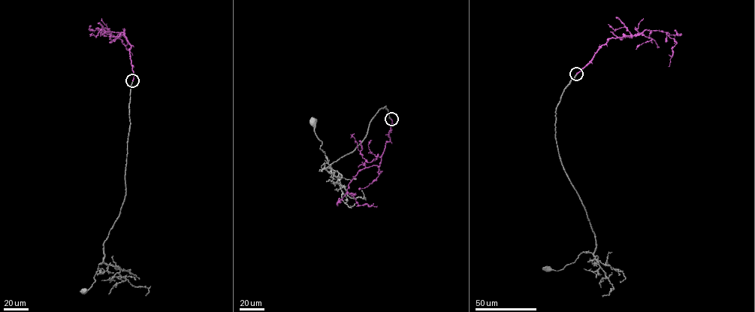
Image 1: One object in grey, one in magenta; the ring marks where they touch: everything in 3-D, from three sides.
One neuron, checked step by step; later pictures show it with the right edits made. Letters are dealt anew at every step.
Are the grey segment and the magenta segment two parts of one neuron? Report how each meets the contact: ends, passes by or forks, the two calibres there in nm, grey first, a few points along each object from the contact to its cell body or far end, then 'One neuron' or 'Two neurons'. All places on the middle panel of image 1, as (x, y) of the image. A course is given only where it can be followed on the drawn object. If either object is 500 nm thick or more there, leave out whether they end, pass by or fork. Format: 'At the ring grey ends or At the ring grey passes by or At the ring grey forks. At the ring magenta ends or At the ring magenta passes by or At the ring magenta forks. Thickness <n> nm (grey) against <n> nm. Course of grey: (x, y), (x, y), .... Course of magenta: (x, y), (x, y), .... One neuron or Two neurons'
At the ring grey ends. At the ring magenta ends. Thickness 360 nm (grey) against 320 nm. Course of grey: (391, 119), (385, 106), (380, 109), (360, 143), (329, 168), (314, 122). Course of magenta: (391, 119), (390, 140), (386, 143), (380, 165), (360, 169), (347, 189), (359, 206), (377, 206). One neuron

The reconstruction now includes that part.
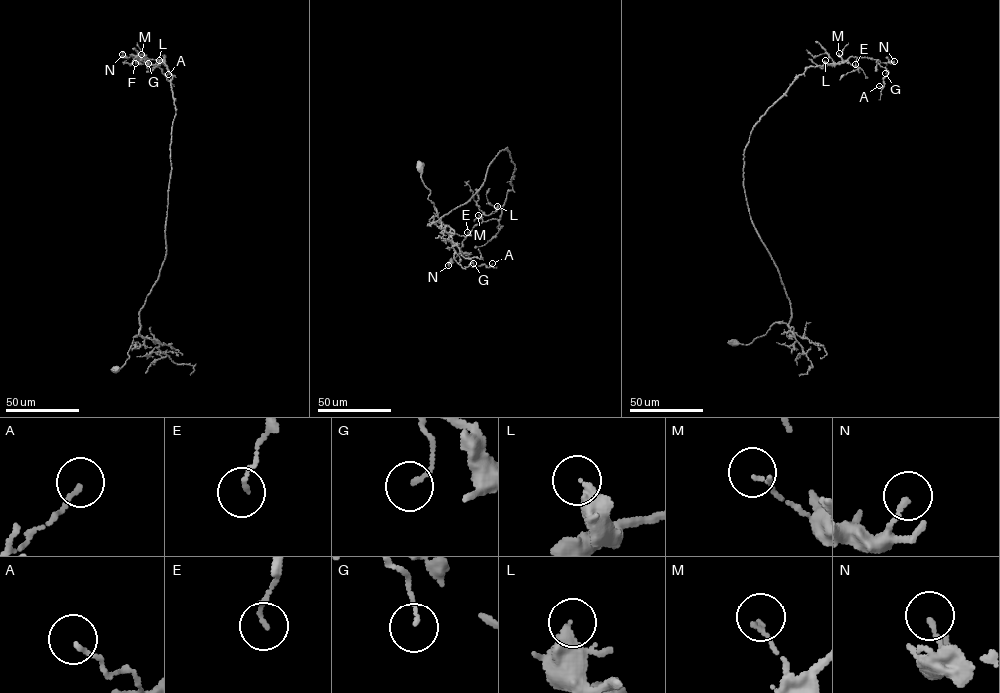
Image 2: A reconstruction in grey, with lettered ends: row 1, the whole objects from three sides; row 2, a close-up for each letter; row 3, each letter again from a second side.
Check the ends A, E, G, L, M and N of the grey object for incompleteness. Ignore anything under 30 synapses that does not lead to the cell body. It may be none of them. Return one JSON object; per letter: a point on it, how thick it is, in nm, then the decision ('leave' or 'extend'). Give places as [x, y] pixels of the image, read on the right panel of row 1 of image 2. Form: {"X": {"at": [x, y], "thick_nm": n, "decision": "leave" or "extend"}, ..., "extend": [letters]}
{"A": {"at": [879, 86], "thick_nm": 130, "decision": "leave"}, "E": {"at": [855, 64], "thick_nm": 110, "decision": "leave"}, "G": {"at": [885, 73], "thick_nm": 120, "decision": "leave"}, "L": {"at": [825, 60], "thick_nm": 400, "decision": "leave"}, "M": {"at": [839, 53], "thick_nm": 120, "decision": "leave"}, "N": {"at": [894, 61], "thick_nm": 140, "decision": "leave"}, "extend": []}

